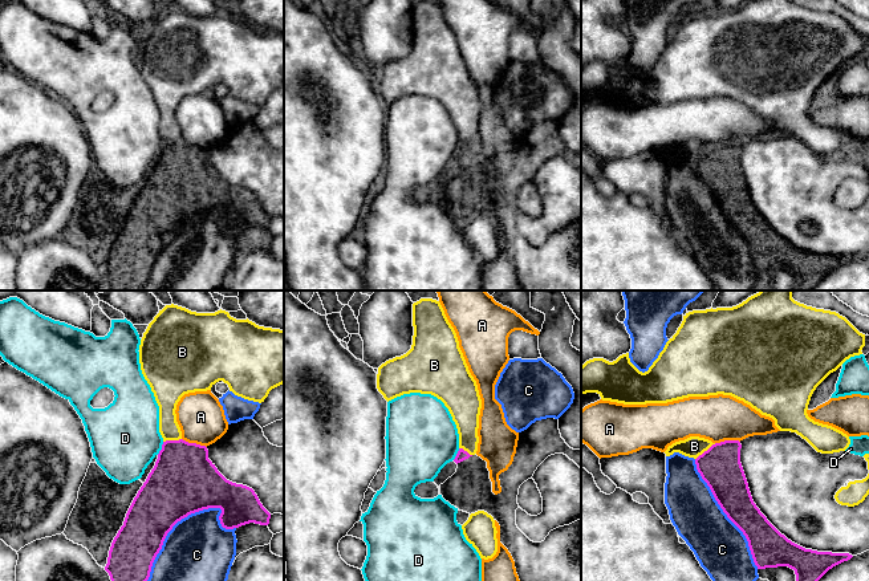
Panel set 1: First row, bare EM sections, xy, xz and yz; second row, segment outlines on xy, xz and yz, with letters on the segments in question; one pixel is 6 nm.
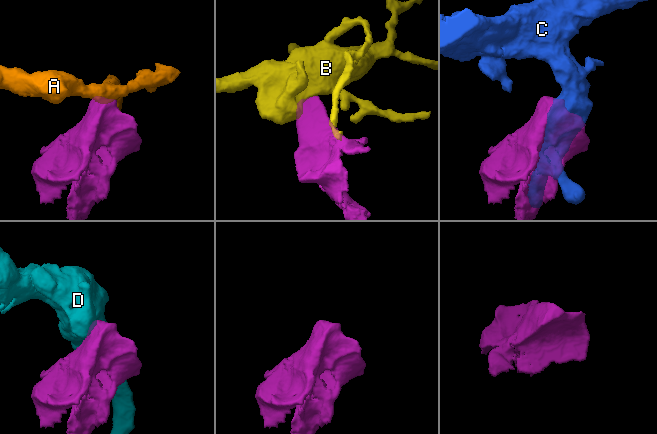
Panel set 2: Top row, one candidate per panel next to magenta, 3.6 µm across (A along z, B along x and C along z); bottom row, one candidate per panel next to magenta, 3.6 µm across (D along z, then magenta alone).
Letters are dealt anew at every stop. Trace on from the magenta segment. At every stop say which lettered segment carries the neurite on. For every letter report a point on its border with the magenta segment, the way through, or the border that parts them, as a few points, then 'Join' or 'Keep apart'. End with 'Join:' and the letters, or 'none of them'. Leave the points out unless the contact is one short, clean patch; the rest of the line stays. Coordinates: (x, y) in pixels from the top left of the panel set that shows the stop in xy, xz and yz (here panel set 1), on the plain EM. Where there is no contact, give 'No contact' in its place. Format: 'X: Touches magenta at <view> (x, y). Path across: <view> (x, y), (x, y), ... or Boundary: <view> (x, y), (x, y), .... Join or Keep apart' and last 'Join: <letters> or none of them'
A: Touches magenta at xy (194, 146). Boundary: xy (182, 141), (206, 150). Keep apart
B: Touches magenta at yz (705, 154). Boundary: yz (715, 146), (695, 162). Keep apart
C: Touches magenta at xy (167, 235). Keep apart
D: Touches magenta at xy (162, 151). Boundary: xy (163, 145), (157, 157). Keep apart
Join: none of them

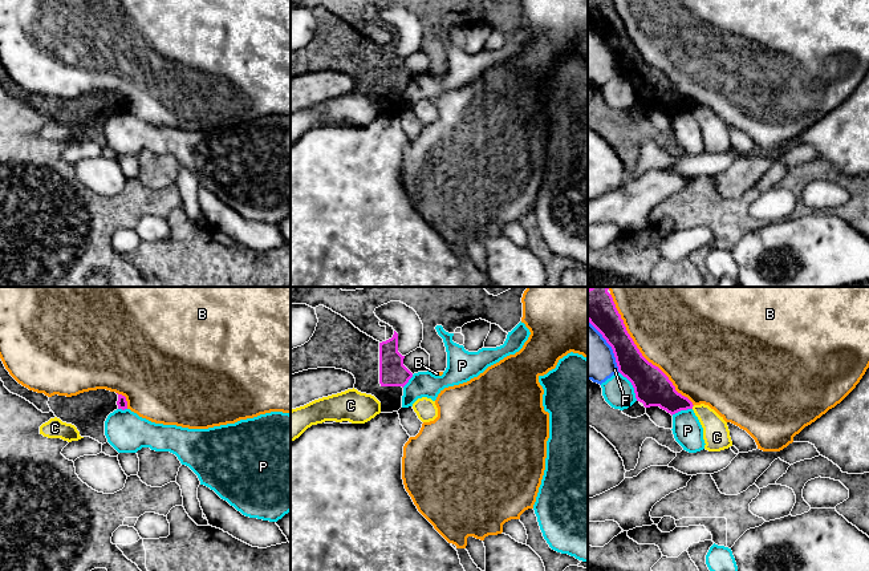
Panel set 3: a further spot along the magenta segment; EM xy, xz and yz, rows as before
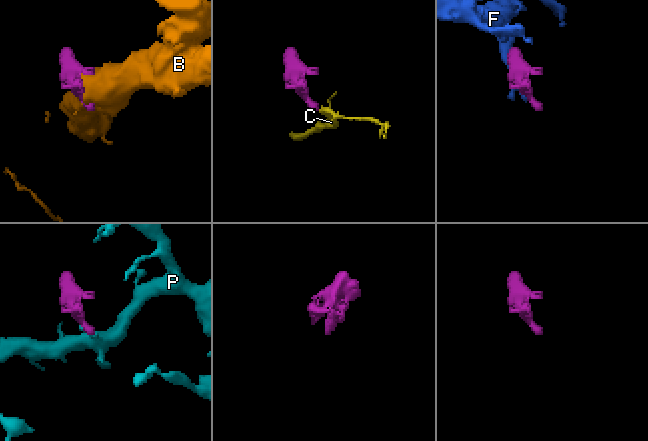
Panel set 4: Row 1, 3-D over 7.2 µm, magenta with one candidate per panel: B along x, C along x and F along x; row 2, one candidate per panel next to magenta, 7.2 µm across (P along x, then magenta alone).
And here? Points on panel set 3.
B: Touches magenta at yz (641, 57). Keep apart
C: Touches magenta at yz (693, 108). Boundary: yz (694, 108), (691, 110). Keep apart
F: Touches magenta at yz (609, 47). Keep apart
P: Touches magenta at yz (633, 89). Keep apart
Join: none of them

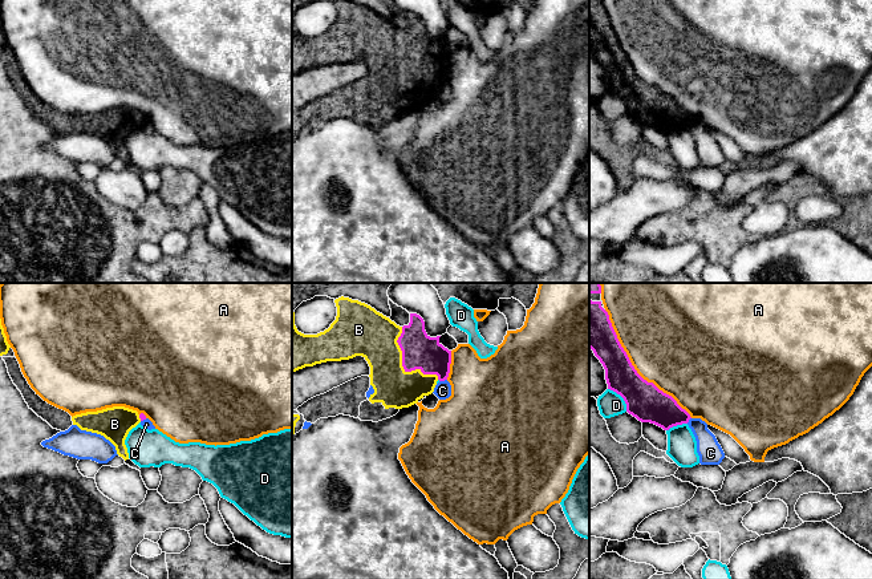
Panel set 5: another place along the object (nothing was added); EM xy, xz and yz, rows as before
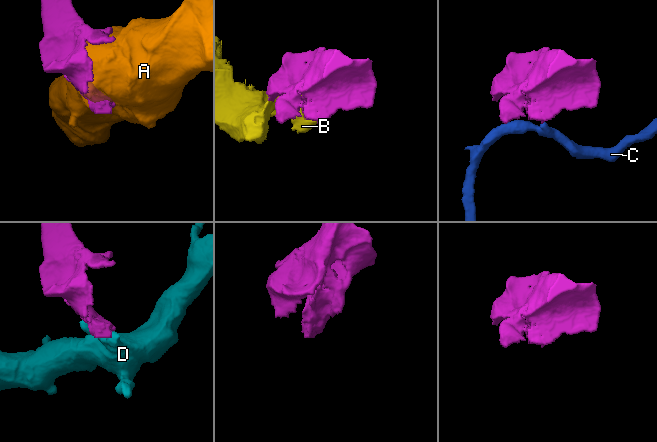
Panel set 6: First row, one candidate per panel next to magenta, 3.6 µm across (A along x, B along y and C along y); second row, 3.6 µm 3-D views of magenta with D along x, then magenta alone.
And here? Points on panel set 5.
A: Touches magenta at yz (633, 71). Keep apart
B: Touches magenta at xz (402, 68). Join
C: Touches magenta at xz (442, 82). Boundary: xz (446, 81), (439, 84). Keep apart
D: Touches magenta at yz (621, 98). Keep apart
Join: B

